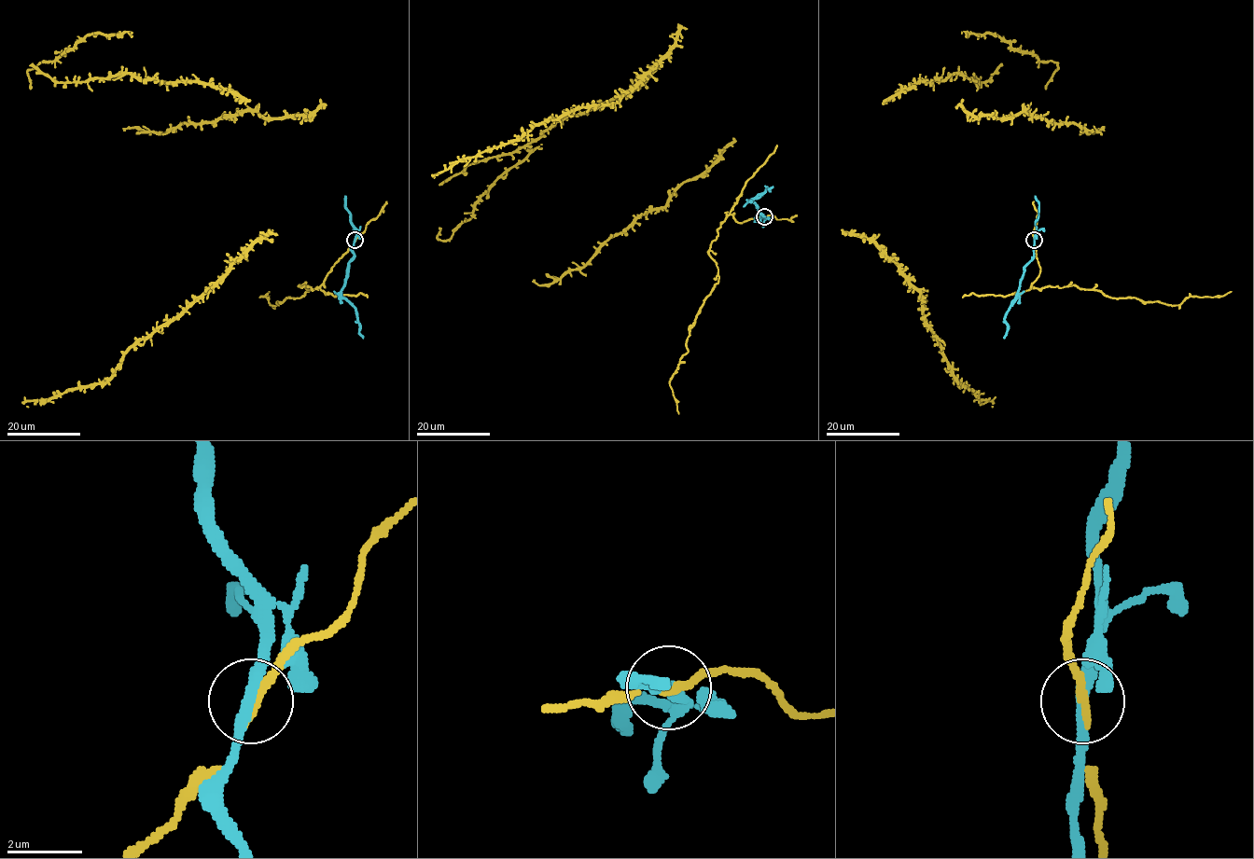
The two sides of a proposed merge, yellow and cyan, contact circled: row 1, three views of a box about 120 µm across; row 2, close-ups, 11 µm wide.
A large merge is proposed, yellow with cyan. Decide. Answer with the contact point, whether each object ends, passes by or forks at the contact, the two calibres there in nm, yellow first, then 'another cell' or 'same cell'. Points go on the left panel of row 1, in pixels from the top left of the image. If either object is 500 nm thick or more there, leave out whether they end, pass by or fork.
(355, 240) | yellow ends | cyan passes by | 280/320 nm | another cell

